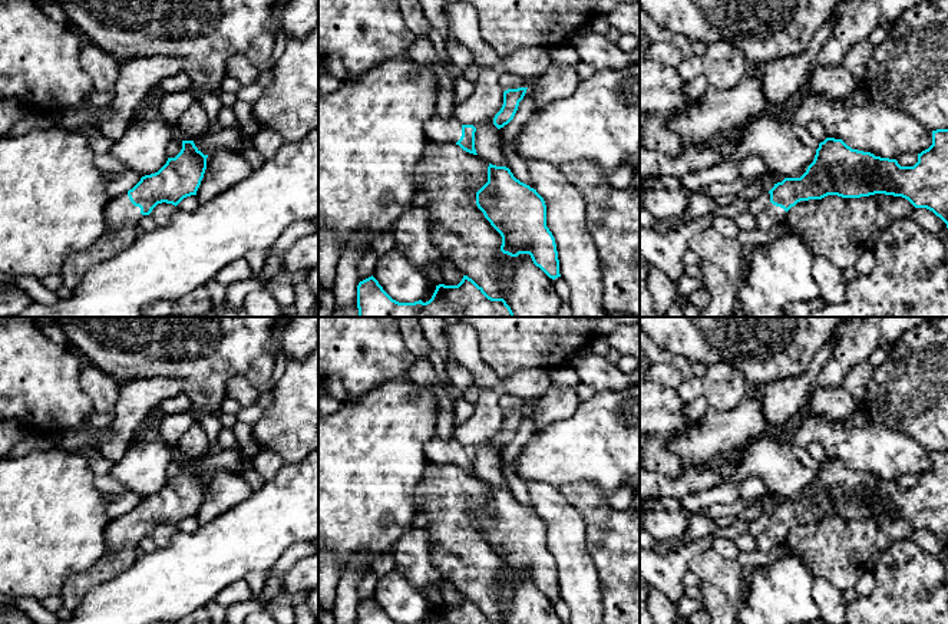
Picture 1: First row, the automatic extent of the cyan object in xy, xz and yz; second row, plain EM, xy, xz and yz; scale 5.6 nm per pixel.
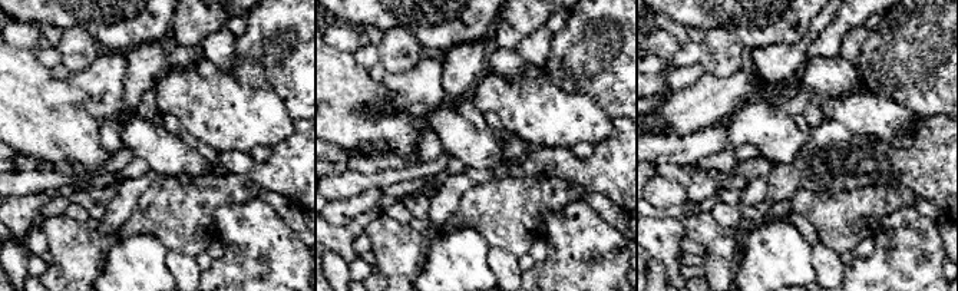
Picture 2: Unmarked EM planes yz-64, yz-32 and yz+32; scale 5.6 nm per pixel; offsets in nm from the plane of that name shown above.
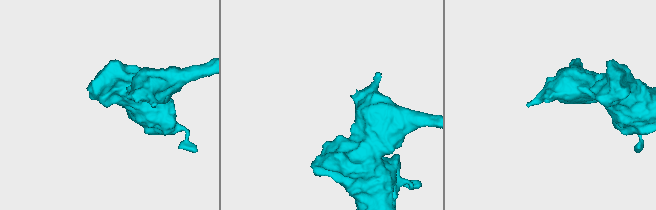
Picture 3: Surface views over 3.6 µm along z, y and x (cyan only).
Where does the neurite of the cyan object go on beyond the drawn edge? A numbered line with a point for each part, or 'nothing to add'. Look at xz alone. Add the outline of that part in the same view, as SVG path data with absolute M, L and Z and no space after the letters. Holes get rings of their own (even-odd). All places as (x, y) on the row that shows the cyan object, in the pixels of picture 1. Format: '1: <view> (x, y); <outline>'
1: xz (448, 129); M435 113L425 125L425 133L429 141L456 143L462 136L462 123L453 113L447 118Z

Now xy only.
1: xy (121, 211); M123 192L109 201L108 207L103 211L103 217L106 230L110 230L122 228L125 225L138 227L143 215L141 214L141 208L135 207L131 202L128 192Z

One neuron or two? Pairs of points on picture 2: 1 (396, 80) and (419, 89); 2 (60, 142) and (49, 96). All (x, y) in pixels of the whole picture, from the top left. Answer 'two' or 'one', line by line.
1: one
2: one

